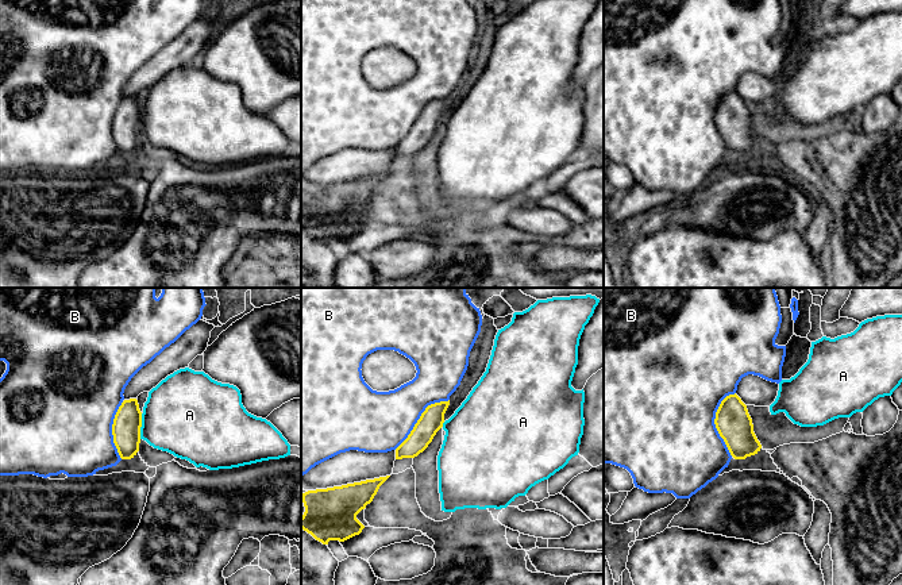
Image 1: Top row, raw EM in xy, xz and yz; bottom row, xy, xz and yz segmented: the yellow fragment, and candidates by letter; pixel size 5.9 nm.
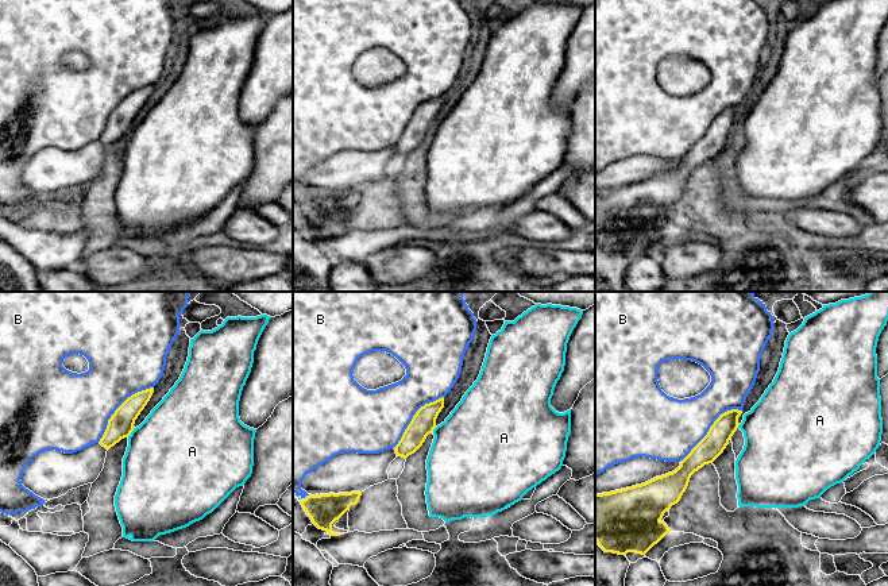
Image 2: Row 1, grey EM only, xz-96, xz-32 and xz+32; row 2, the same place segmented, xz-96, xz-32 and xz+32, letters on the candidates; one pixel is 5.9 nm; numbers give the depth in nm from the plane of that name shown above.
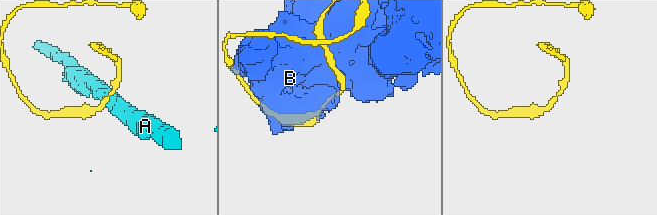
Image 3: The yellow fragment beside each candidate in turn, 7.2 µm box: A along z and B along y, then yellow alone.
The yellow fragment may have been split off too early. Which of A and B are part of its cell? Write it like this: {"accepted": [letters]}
{"accepted": []}

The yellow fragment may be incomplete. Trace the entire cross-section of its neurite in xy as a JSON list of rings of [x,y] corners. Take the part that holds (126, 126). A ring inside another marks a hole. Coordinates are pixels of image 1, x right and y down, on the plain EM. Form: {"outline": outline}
{"outline": [[[124,97],[112,122],[113,141],[122,157],[131,157],[139,149],[140,124],[142,109],[138,97]]]}

